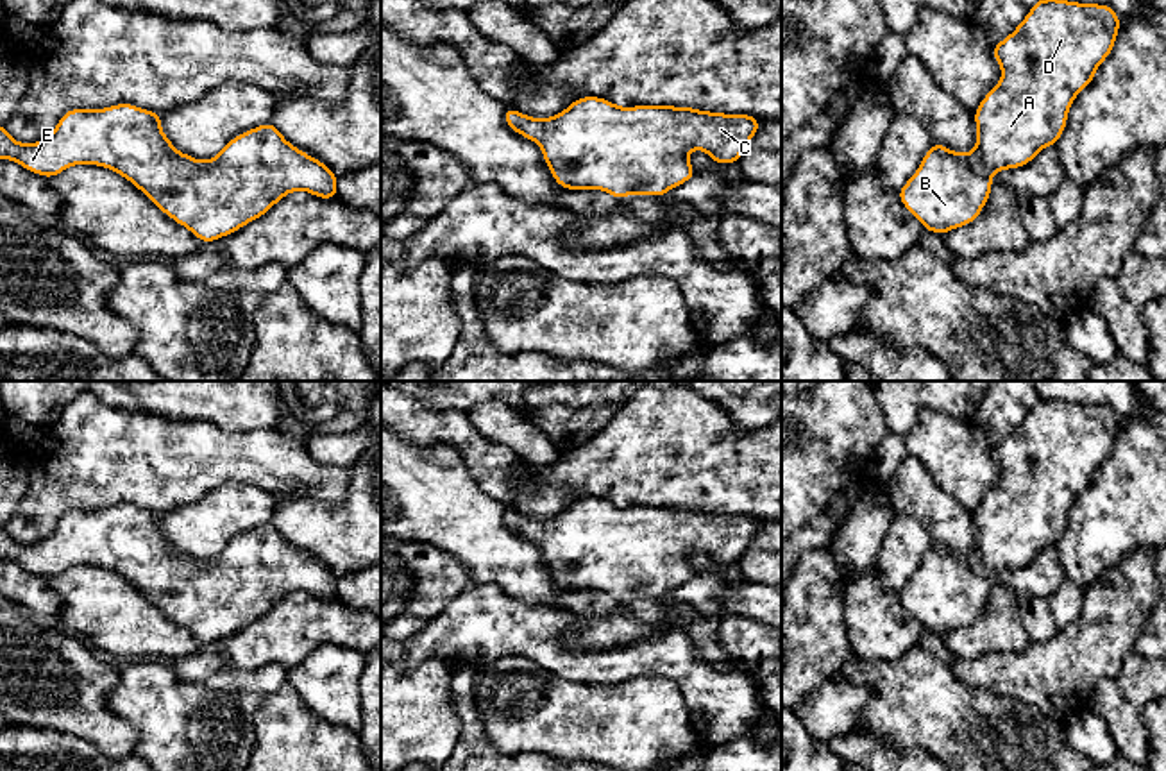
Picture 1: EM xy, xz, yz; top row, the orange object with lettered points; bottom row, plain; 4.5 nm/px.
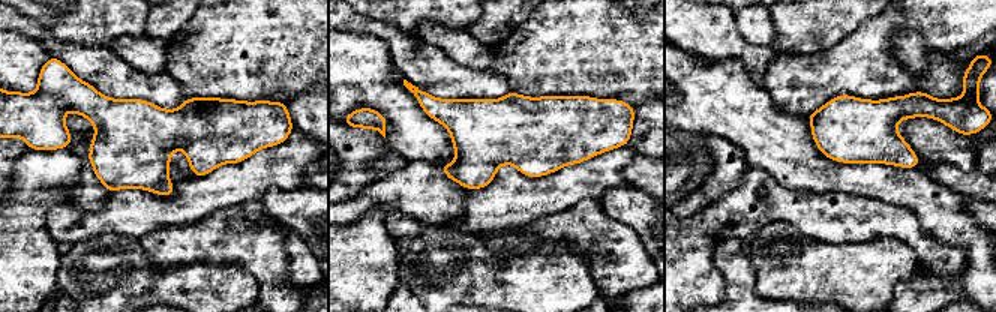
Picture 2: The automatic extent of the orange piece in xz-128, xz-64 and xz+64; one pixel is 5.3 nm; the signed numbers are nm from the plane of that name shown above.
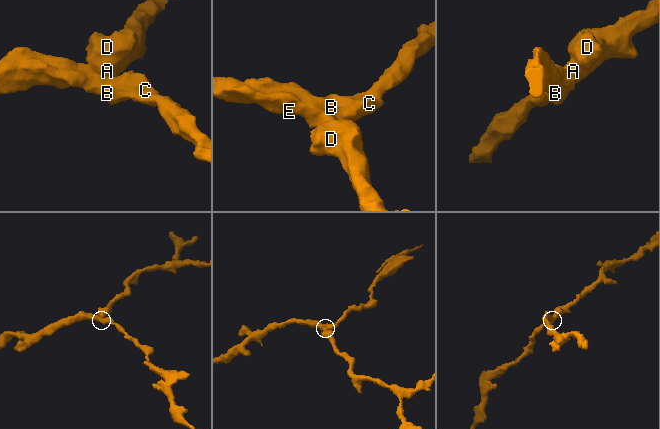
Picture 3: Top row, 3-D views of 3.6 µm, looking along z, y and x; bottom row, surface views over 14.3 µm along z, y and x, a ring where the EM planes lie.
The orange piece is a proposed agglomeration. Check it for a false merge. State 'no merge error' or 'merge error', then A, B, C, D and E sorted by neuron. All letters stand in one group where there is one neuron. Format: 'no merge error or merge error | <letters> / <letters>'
no merge error | A B C D E

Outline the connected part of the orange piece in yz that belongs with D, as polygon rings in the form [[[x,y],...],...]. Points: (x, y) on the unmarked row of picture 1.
[[[1039,399],[1016,431],[991,449],[993,458],[1001,467],[1001,481],[984,497],[973,513],[976,547],[967,555],[959,555],[941,544],[934,544],[916,574],[898,592],[901,605],[926,631],[944,635],[975,623],[991,596],[993,574],[1025,567],[1039,551],[1048,546],[1057,546],[1066,530],[1068,512],[1073,501],[1080,490],[1093,483],[1096,469],[1109,458],[1120,426],[1121,422],[1116,411],[1109,406]]]

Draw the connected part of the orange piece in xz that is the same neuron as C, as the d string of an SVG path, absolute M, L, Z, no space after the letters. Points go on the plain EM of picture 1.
M581 497L551 519L531 519L504 512L506 526L540 546L553 580L563 590L604 590L613 599L626 596L662 597L669 590L690 581L697 572L689 562L692 549L699 549L721 565L737 563L760 521L751 515L726 515L676 506L619 508L601 497Z

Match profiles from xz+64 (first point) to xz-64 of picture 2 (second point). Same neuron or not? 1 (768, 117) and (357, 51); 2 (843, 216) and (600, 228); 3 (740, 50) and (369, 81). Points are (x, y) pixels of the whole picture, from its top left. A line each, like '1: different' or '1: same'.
1: same
2: same
3: different

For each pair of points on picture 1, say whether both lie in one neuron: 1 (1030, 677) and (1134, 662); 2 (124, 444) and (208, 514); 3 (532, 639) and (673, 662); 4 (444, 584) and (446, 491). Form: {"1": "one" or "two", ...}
{"1": "two", "2": "two", "3": "one", "4": "two"}

